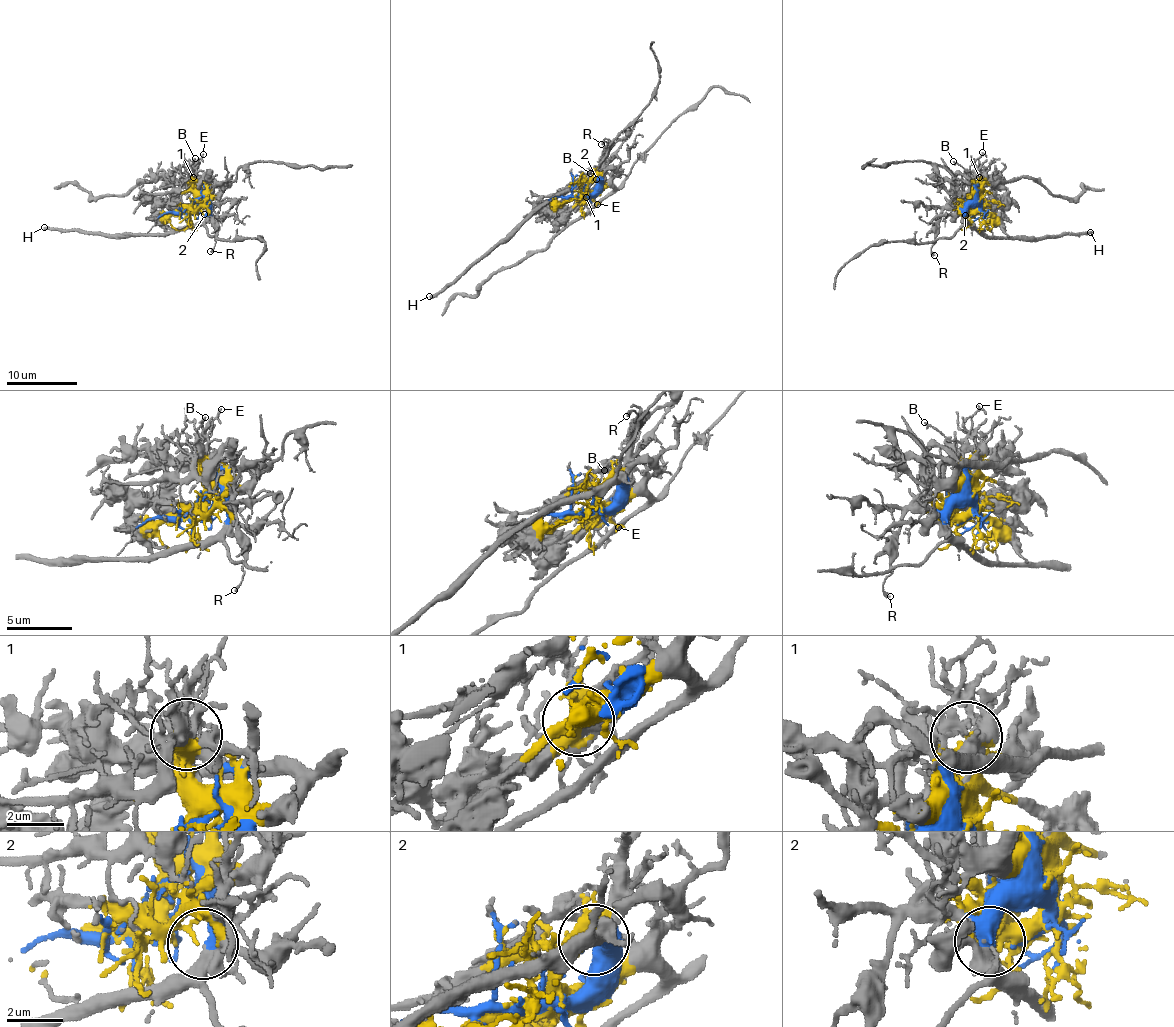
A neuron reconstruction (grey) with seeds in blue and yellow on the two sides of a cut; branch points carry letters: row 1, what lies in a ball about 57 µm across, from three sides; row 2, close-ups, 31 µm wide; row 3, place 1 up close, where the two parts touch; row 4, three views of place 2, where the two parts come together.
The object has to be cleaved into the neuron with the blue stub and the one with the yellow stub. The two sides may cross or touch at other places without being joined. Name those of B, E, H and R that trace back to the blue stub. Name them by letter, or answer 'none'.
H, R

